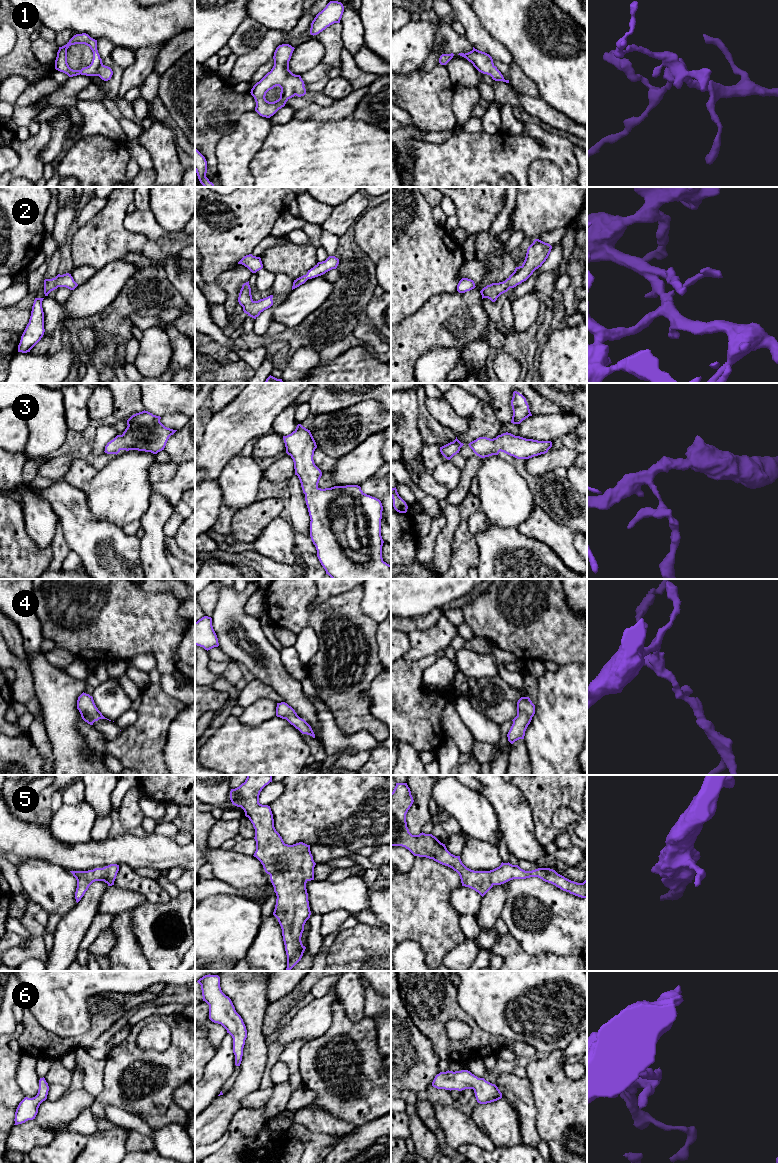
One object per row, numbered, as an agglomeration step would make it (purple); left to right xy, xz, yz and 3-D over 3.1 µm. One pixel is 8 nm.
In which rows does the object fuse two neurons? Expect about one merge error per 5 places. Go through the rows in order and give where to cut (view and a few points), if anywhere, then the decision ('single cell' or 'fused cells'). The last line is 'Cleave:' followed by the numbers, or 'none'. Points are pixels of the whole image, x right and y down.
1: cut none; single cell
2: cut none; single cell
3: cut none; single cell
4: cut none; single cell
5: cut none; single cell
6: cut none; single cell
Cleave: none

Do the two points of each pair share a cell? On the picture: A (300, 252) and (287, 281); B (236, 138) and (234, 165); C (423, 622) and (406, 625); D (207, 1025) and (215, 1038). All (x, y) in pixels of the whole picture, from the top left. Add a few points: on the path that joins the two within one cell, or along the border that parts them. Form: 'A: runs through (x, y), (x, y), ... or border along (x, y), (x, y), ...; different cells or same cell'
A: border along (275, 274), (287, 274), (293, 280); different cells
B: runs through (236, 145), (234, 158); same cell
C: runs through (419, 622), (410, 624); same cell
D: runs through (210, 1028), (215, 1035); same cell

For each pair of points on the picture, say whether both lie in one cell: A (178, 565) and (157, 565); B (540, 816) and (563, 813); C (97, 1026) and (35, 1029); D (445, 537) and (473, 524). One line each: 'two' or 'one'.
A: two
B: two
C: one
D: two

